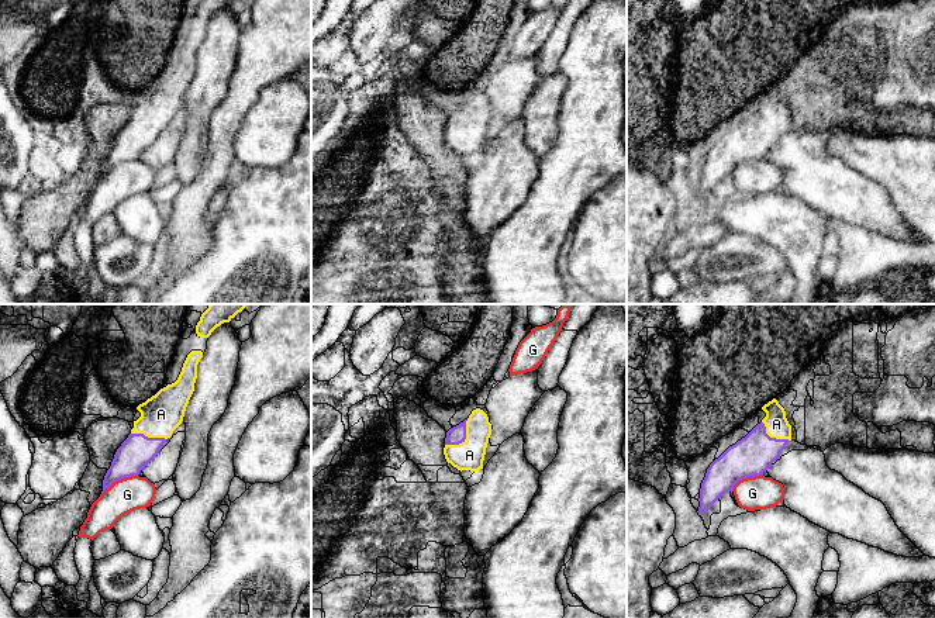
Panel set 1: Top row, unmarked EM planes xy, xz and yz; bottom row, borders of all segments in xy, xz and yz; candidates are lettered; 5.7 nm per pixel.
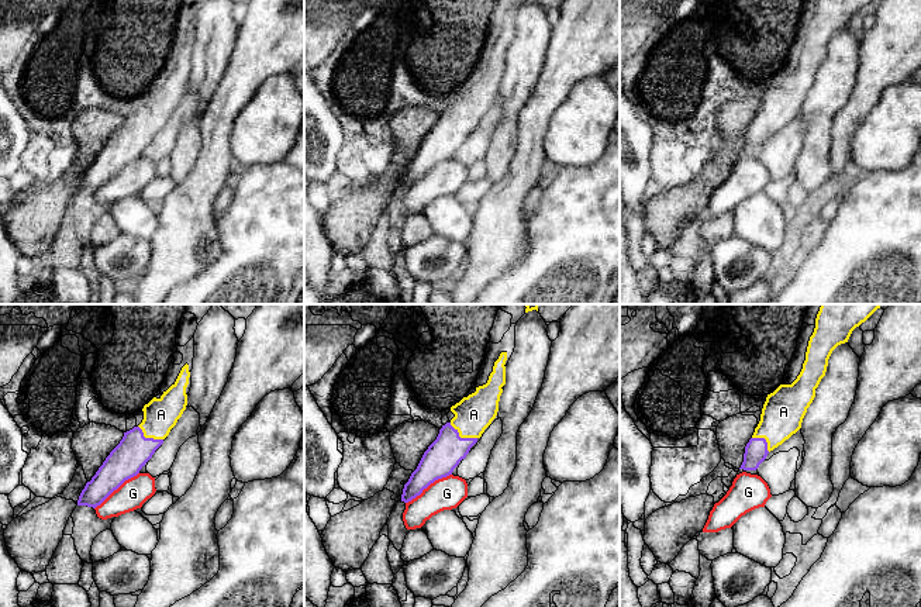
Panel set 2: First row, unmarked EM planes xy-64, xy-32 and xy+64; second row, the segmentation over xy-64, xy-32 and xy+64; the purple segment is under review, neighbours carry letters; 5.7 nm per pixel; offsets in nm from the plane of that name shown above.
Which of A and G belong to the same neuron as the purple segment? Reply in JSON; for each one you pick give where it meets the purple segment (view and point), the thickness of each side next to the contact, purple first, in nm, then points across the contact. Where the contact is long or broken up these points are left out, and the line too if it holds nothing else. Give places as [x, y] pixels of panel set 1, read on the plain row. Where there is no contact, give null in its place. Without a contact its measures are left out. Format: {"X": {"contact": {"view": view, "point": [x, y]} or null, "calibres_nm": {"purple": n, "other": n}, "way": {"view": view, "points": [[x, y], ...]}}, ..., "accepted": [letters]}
{"A": {"contact": {"view": "xz", "point": [463, 124]}, "calibres_nm": {"purple": 100, "other": 170}, "way": {"view": "xz", "points": [[455, 120], [463, 124], [465, 135], [469, 140]]}}, "accepted": ["A"]}

